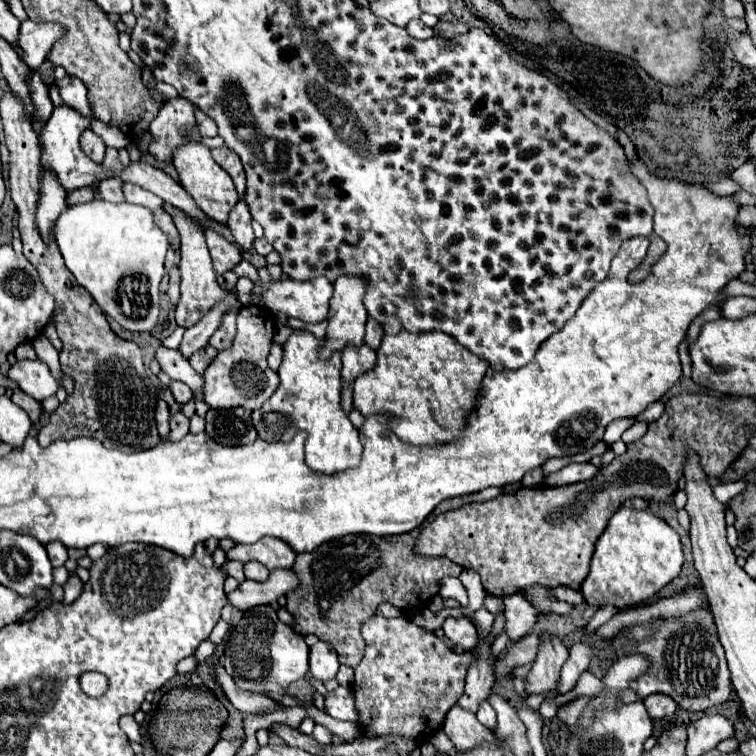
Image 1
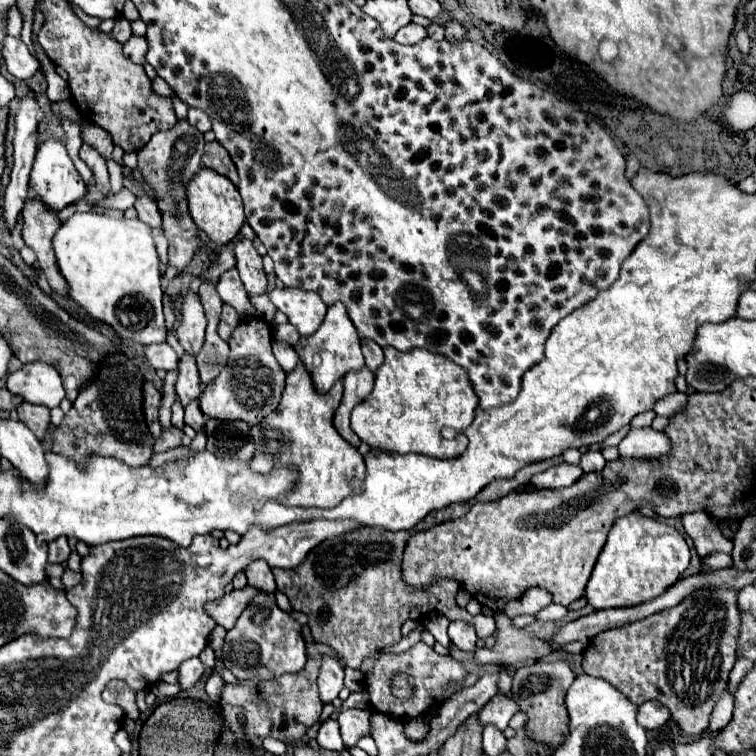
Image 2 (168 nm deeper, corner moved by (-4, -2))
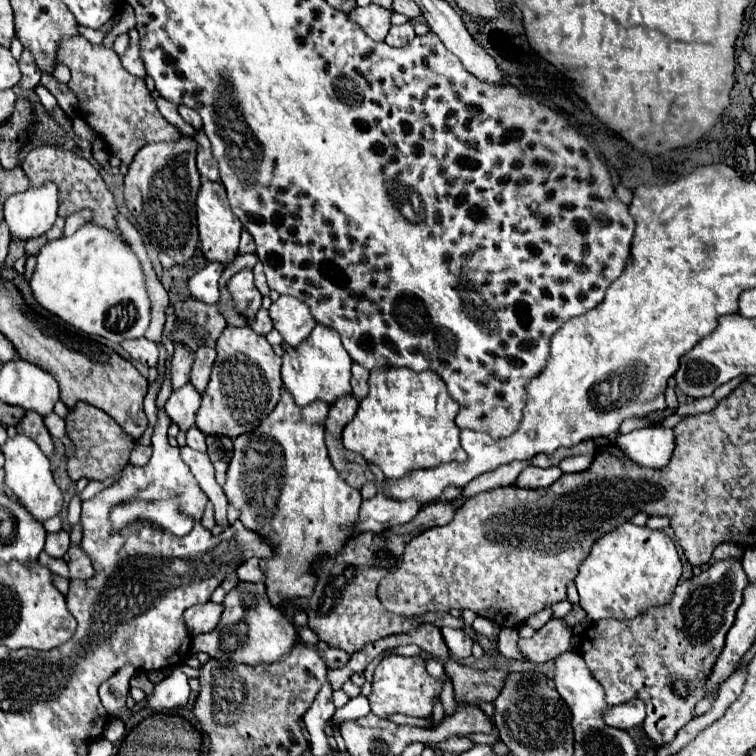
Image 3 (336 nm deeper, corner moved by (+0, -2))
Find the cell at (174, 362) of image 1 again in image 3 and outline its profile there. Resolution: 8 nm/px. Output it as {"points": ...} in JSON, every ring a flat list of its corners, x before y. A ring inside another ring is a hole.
{"points":[[134,338,134,340,124,340,120,344,132,360,138,360,146,366,156,366,158,364,158,346,146,338]]}

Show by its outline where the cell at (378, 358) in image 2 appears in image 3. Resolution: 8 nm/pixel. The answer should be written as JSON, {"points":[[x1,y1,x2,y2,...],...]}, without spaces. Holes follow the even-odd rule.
{"points":[[352,364,352,380,350,380,350,384,352,384,352,396,356,396,358,402,368,392,368,376,370,376,370,372,366,368,362,368,360,364]]}

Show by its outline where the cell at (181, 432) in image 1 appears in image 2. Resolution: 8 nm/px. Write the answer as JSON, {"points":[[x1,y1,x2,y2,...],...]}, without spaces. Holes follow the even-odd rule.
{"points":[[176,426,164,428,162,436,156,438,156,442,154,442,154,452,166,452,170,448,182,446,182,436,184,436,182,428,176,428]]}

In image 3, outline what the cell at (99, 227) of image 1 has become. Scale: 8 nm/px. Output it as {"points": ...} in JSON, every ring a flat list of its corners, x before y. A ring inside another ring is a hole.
{"points":[[92,222,84,224,76,234,68,238,58,238,48,242,40,254,36,256,36,268,30,278,30,288,34,300,46,308,50,314,58,316,66,324,74,326,76,330,92,336,102,336,110,342,124,342,128,338,138,338,144,334,140,322,150,318,150,302,146,294,144,274,140,270,140,262,132,248,118,236,108,232,106,228,98,228]]}

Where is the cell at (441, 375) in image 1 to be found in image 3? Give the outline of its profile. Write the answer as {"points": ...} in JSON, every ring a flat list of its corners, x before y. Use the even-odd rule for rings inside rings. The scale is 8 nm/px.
{"points":[[382,368,370,372,370,390,356,416,342,432,344,448,376,464,386,478,400,478,412,470,434,468,442,462,464,462,460,430,454,424,458,404,448,396,436,372,412,372,410,368]]}

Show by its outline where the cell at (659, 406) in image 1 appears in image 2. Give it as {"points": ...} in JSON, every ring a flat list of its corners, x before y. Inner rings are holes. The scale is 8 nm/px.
{"points":[[674,392,674,394,668,394,668,396,664,396,662,400,658,400,658,402,654,404,654,412,656,412,658,416,672,416,674,412,682,410,684,406,686,406,686,394]]}

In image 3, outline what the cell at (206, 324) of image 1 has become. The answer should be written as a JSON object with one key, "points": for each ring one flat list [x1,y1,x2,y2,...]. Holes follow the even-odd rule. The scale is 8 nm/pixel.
{"points":[[186,384,184,388,172,392,172,396,166,402,166,414,182,432,188,432,188,428,194,426,194,416,200,408,200,394,194,390,192,384]]}

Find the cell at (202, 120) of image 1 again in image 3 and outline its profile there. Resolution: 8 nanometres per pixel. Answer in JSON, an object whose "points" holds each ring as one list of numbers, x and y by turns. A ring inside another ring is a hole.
{"points":[[178,106,178,112,180,112,180,116,182,116,192,128,196,128,196,130,202,128,202,118,198,116,196,110,192,110,192,108,188,108,188,106]]}

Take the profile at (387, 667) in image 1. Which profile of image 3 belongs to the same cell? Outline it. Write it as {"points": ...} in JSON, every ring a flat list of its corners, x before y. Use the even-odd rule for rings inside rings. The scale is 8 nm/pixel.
{"points":[[552,616,530,640,518,640,520,650,530,658,530,662,542,664,554,660,558,654,570,650,572,630,564,618]]}

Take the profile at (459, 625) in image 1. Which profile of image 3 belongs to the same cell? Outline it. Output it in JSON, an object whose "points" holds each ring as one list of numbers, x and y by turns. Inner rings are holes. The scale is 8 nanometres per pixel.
{"points":[[442,628,442,636,450,648,450,652,456,658,468,658,472,654,472,644,474,640,470,636,466,636,462,630,454,630,454,628]]}

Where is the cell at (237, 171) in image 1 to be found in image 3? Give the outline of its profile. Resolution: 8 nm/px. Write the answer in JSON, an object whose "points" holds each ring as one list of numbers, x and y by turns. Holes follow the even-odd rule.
{"points":[[198,130,192,138,198,142,198,170,200,170,200,174,204,178,208,178,208,180,218,180,220,178,220,174,218,174,218,162,212,156,210,140,206,138,206,134,202,130]]}

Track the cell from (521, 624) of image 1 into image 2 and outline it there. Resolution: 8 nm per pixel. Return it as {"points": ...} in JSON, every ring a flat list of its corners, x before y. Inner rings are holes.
{"points":[[550,604,550,606,546,606,544,610,540,610,538,614,534,614,536,616,536,620,540,620,540,622,548,622,548,620,560,620,560,618,564,618,568,614,568,610,564,608,564,606,560,606,560,604]]}

